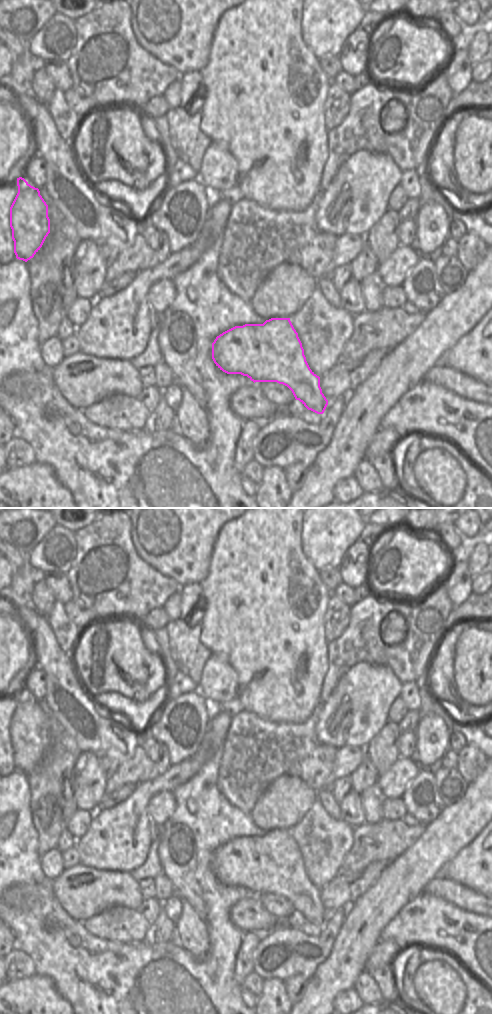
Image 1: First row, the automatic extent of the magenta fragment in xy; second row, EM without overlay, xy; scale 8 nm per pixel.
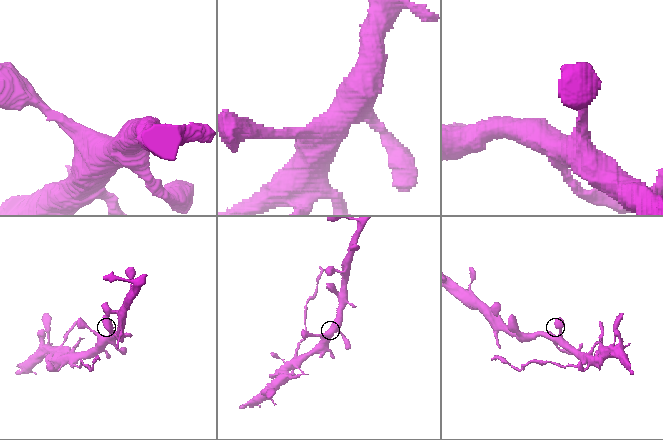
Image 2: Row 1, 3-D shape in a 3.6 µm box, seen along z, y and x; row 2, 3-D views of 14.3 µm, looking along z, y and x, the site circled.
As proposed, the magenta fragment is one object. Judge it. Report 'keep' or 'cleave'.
keep

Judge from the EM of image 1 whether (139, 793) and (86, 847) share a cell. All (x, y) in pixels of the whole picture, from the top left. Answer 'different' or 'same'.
same

